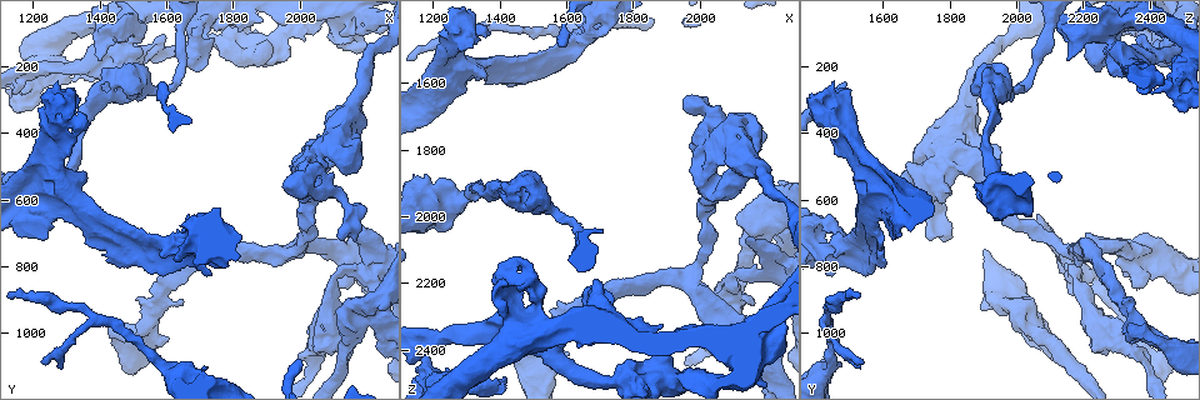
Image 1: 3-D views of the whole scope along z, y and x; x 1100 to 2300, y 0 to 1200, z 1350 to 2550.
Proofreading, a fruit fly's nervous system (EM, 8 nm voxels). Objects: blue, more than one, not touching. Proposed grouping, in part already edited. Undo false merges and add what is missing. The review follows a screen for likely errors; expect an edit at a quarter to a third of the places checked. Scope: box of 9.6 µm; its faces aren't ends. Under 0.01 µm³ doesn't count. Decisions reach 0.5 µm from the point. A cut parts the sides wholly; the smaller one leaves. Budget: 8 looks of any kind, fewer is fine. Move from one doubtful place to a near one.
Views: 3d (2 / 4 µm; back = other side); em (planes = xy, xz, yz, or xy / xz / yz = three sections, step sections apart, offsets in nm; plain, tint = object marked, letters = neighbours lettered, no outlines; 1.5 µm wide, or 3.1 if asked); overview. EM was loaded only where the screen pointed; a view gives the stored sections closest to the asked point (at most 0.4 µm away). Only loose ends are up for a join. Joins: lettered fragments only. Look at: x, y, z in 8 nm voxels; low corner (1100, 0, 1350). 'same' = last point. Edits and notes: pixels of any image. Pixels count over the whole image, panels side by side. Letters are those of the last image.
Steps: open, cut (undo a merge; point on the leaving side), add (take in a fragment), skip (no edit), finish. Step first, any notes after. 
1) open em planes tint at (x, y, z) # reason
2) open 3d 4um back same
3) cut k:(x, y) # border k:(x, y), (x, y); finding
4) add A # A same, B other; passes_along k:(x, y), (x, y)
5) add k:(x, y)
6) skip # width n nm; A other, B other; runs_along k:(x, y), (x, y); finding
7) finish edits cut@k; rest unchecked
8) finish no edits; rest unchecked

open em planes plain at (1280, 1090, 1530) # tapers out

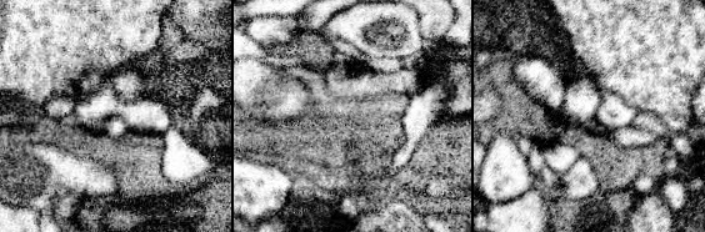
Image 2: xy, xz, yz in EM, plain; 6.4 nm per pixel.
open em planes letters same # what lies round it

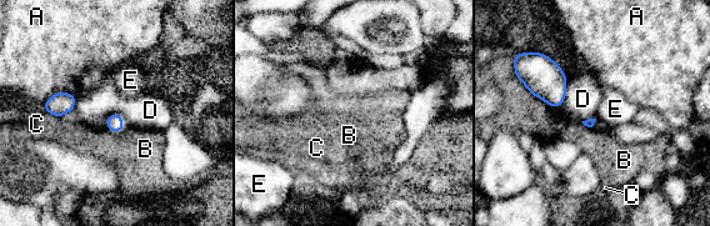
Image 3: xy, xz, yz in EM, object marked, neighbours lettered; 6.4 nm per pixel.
skip # A other, B other, C other, D other, E other; border 3:(568, 80), (564, 101), (553, 108); none of them fits

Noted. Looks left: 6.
open 3d 4um at (1450, 720, 1580) # closes a loop

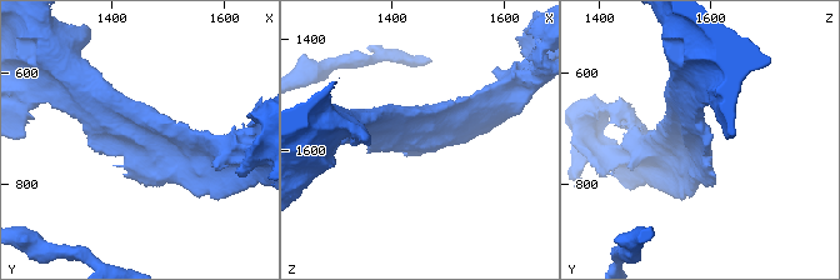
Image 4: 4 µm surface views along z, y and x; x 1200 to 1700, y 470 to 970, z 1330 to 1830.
open em xy step 4 tint at (1445, 725, 1575) # now the EM

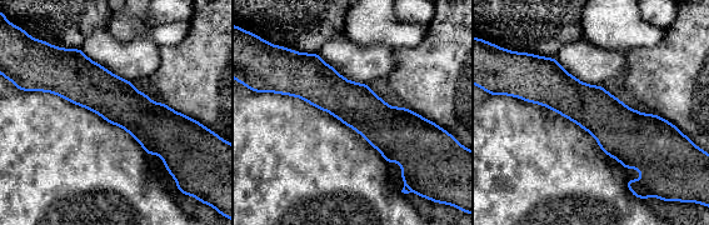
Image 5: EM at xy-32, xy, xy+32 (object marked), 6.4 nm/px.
open em planes letters same

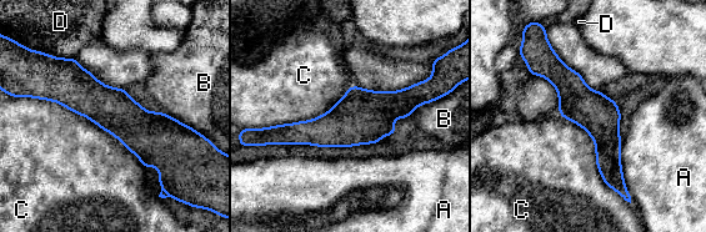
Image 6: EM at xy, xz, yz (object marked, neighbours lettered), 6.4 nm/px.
skip # width 260 nm; A other, B other, C other, D other; runs_along 6:(422, 97), (331, 130), (276, 130); all the same cell

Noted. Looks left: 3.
open 3d 4um at (1320, 470, 1460) # branch stops here

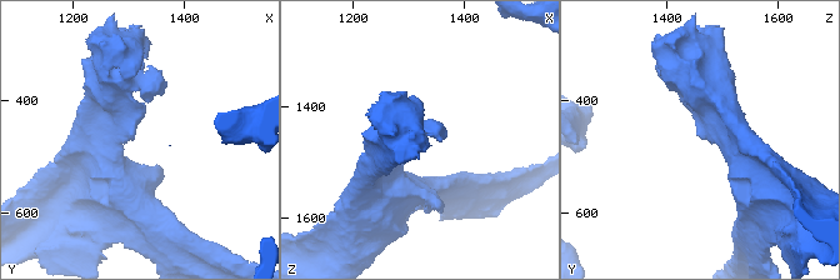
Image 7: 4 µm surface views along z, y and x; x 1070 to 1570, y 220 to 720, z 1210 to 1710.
open em xz step 4 tint at (1310, 470, 1460) # now the EM

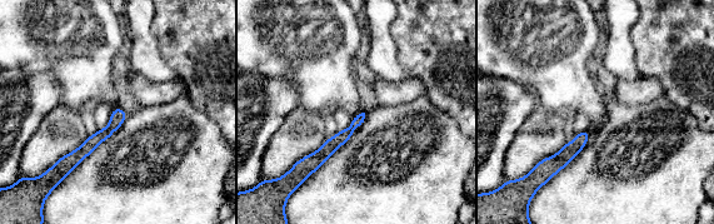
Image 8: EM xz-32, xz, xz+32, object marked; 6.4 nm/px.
open em planes letters same

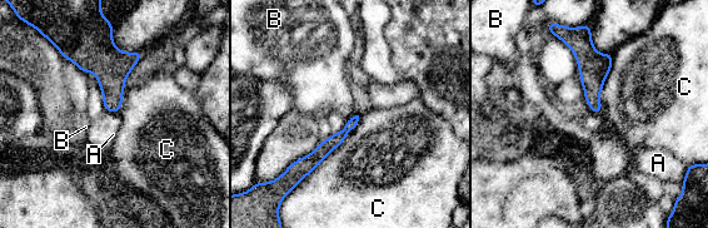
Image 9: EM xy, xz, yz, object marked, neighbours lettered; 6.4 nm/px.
skip # A other, B other, C other; border 9:(105, 109), (118, 113); none of them fits

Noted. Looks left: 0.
finish no edits; rest unchecked

